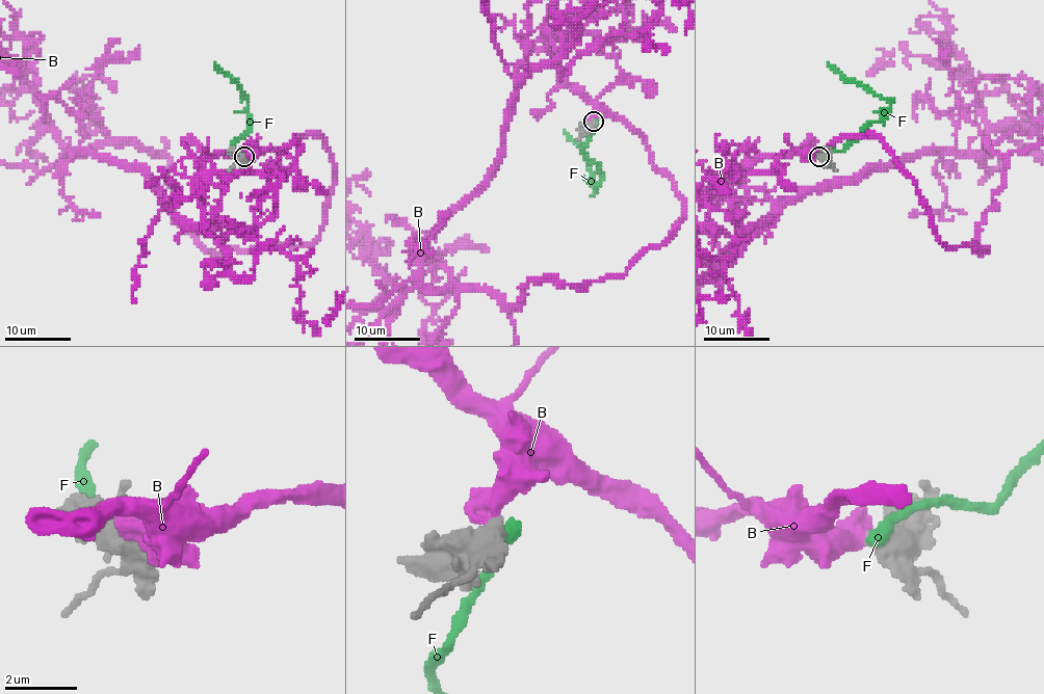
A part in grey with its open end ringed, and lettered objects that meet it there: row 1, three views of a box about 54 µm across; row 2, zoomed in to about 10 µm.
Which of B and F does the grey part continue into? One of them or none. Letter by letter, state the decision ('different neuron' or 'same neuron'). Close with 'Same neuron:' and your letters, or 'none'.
B: same neuron
F: different neuron
Same neuron: B

